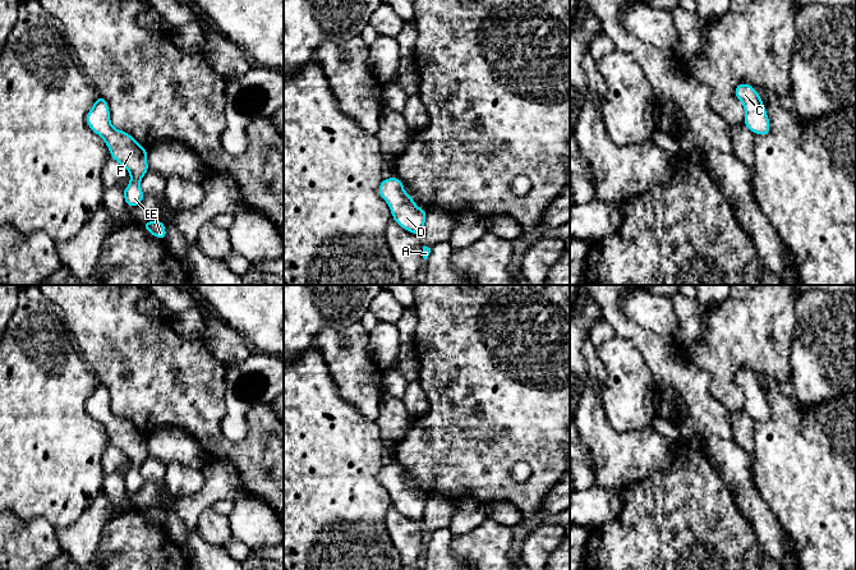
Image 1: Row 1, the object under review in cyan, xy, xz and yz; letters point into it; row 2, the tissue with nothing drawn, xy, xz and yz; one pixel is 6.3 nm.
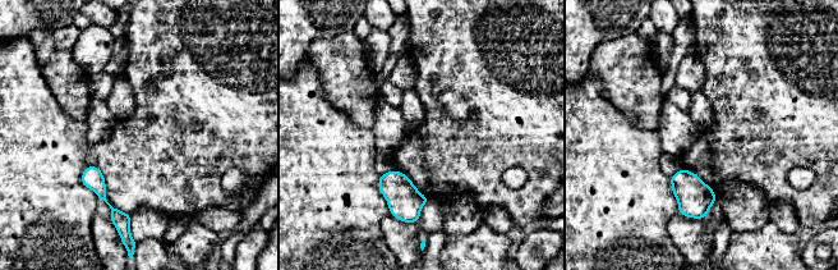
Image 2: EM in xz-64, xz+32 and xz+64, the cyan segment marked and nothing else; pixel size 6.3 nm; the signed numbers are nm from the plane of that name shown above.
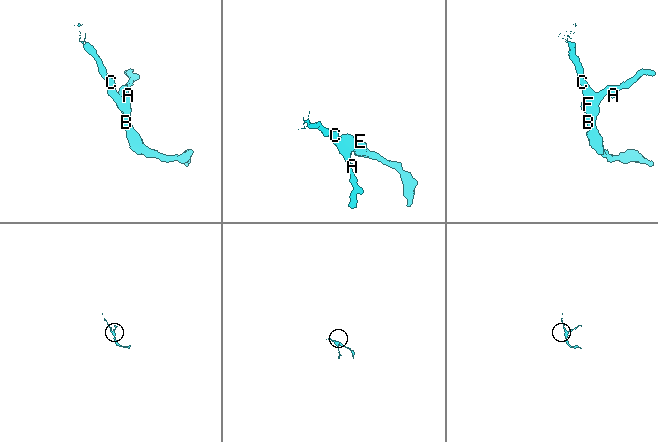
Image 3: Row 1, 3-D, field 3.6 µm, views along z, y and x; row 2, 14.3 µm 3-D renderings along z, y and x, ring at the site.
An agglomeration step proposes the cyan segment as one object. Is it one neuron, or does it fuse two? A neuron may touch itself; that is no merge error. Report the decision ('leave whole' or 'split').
leave whole

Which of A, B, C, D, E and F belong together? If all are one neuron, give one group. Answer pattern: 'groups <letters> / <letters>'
groups A B C D E F

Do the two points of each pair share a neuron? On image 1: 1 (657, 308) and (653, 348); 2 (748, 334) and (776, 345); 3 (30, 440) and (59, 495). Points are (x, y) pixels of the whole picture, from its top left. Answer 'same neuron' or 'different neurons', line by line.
1: different neurons
2: same neuron
3: same neuron

